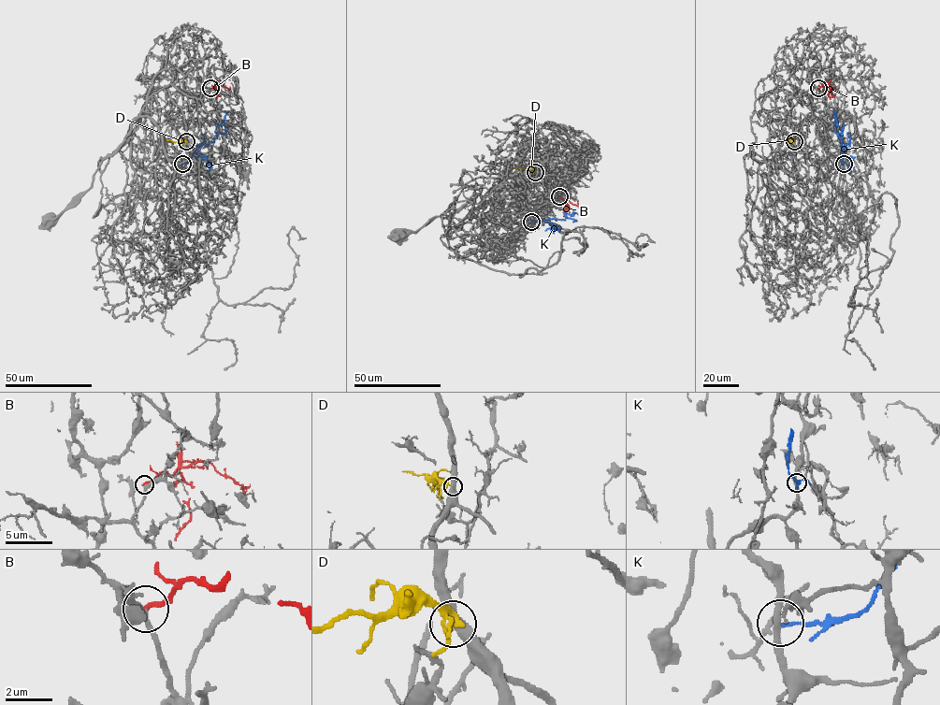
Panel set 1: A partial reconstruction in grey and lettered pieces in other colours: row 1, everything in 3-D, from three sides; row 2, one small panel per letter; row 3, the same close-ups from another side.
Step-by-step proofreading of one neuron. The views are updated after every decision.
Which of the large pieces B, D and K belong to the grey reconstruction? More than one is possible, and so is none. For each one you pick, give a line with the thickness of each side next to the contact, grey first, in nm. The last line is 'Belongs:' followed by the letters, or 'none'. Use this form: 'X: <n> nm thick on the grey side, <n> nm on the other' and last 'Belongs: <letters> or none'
Belongs: none

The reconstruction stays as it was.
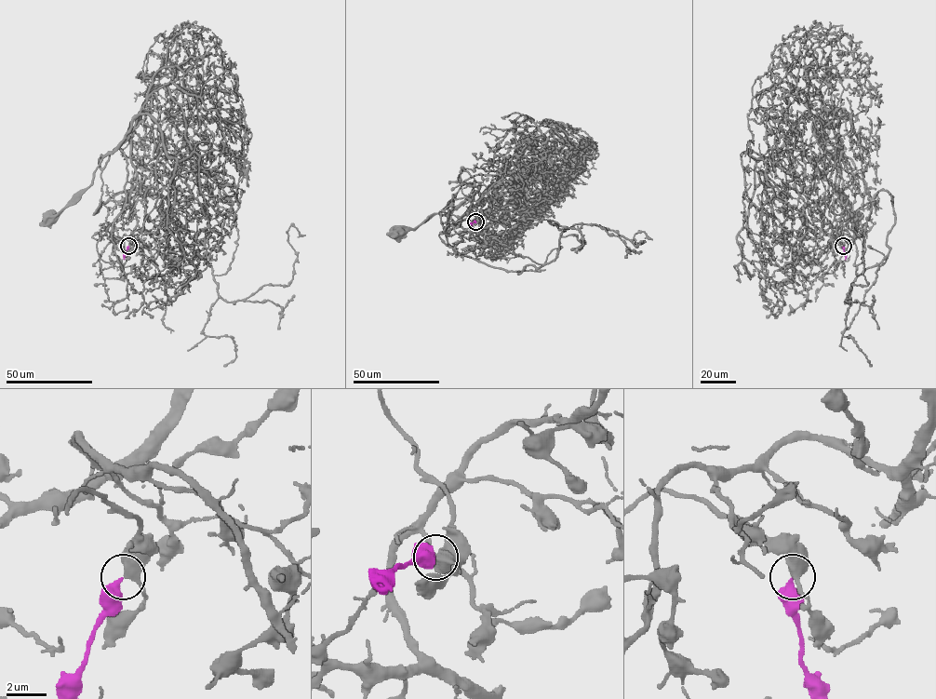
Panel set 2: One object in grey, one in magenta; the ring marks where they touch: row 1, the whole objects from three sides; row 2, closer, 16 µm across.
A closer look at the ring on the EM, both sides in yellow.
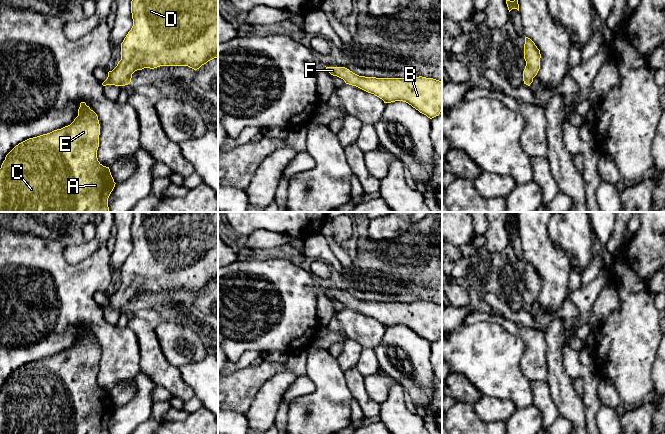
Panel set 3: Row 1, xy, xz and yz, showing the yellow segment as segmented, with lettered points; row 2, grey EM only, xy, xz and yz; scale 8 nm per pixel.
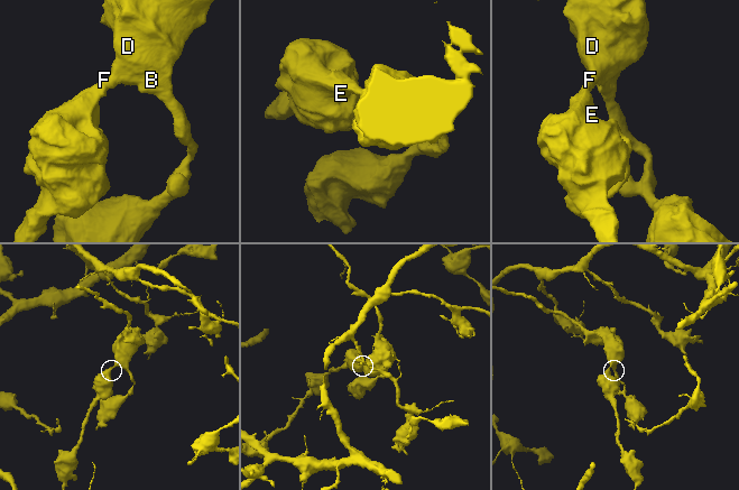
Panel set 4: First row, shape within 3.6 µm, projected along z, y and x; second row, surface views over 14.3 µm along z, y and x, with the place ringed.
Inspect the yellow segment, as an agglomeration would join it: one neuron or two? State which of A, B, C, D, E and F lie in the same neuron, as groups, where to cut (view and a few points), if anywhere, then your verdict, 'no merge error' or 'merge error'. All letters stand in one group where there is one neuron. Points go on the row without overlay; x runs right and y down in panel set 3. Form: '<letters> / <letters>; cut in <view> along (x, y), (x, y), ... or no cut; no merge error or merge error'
A B C D E F; no cut; no merge error

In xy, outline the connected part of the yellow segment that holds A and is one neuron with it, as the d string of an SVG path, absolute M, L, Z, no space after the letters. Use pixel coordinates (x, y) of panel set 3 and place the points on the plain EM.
M81 326L78 333L78 340L70 349L47 358L29 362L16 369L6 379L0 392L0 434L109 434L108 422L116 407L114 406L109 391L103 390L98 385L99 359L100 348L97 338L85 326Z

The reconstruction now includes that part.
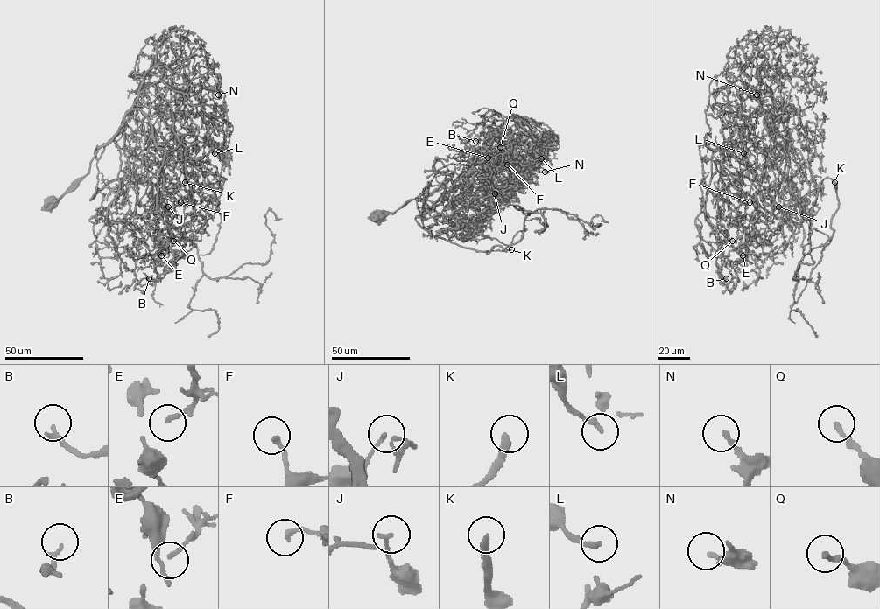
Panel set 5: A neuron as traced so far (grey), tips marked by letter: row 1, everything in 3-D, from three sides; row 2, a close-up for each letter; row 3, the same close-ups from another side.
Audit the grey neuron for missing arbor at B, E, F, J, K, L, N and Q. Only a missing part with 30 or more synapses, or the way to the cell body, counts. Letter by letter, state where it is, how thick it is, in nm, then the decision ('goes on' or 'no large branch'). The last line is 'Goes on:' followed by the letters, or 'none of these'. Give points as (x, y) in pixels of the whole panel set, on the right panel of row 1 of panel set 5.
B: (726, 278) | 200 nm | no large branch
E: (742, 255) | 90 nm | no large branch
F: (749, 202) | 180 nm | no large branch
J: (778, 206) | 160 nm | no large branch
K: (834, 182) | 200 nm | goes on
L: (743, 153) | 190 nm | no large branch
N: (756, 94) | 150 nm | no large branch
Q: (732, 241) | 200 nm | no large branch
Goes on: K

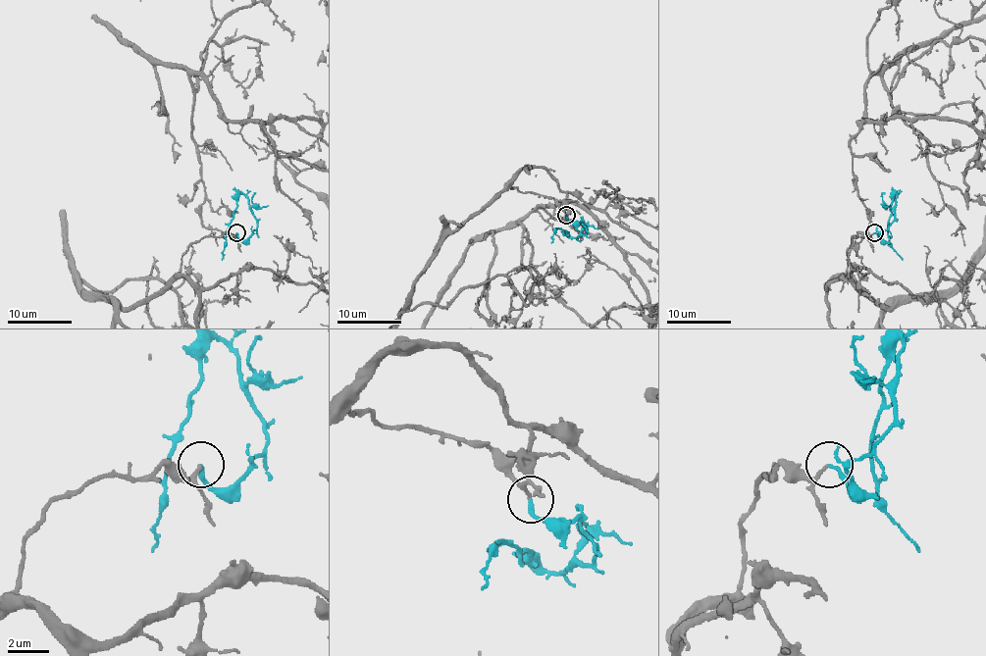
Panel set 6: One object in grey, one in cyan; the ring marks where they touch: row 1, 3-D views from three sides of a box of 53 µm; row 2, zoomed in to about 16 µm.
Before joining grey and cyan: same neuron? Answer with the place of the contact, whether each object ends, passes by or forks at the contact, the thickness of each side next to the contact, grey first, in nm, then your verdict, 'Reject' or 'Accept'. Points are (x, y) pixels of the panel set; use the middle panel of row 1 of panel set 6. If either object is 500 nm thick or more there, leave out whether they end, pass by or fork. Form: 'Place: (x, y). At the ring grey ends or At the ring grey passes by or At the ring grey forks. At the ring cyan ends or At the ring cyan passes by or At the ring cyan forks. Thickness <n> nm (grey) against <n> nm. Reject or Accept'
Place: (566, 215). At the ring grey passes by. At the ring cyan ends. Thickness 130 nm (grey) against 200 nm. Accept

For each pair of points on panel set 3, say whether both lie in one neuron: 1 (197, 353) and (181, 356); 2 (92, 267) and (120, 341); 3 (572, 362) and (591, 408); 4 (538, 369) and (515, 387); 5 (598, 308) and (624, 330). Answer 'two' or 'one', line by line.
1: one
2: one
3: one
4: two
5: two

